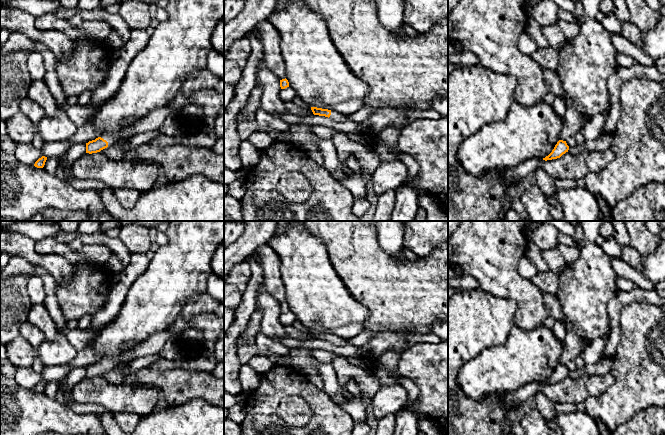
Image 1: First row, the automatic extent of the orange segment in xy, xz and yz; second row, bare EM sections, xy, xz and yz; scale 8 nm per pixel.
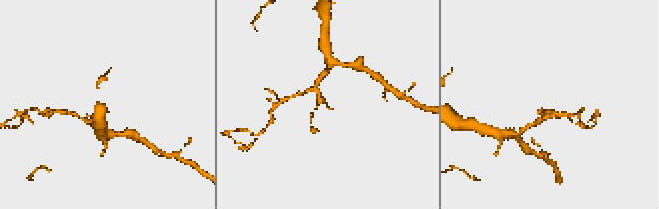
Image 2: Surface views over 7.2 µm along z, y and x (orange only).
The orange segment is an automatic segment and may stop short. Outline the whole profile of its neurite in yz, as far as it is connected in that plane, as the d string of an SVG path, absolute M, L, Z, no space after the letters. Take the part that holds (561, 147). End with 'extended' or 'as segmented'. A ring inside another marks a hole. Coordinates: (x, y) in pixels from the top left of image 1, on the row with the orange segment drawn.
M559 140L555 145L554 149L552 150L552 152L548 156L543 158L543 160L547 161L560 158L563 154L568 152L568 150L569 146L567 145L566 141Z | as segmented

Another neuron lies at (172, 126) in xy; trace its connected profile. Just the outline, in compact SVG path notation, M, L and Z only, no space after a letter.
M174 110L167 116L164 123L158 129L162 135L177 136L182 131L182 116Z

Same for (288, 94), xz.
M290 86L285 89L281 89L279 92L280 99L285 103L292 102L296 96L296 92Z

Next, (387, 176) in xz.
M400 160L380 163L369 182L378 196L388 190L397 190L408 179L408 169Z

